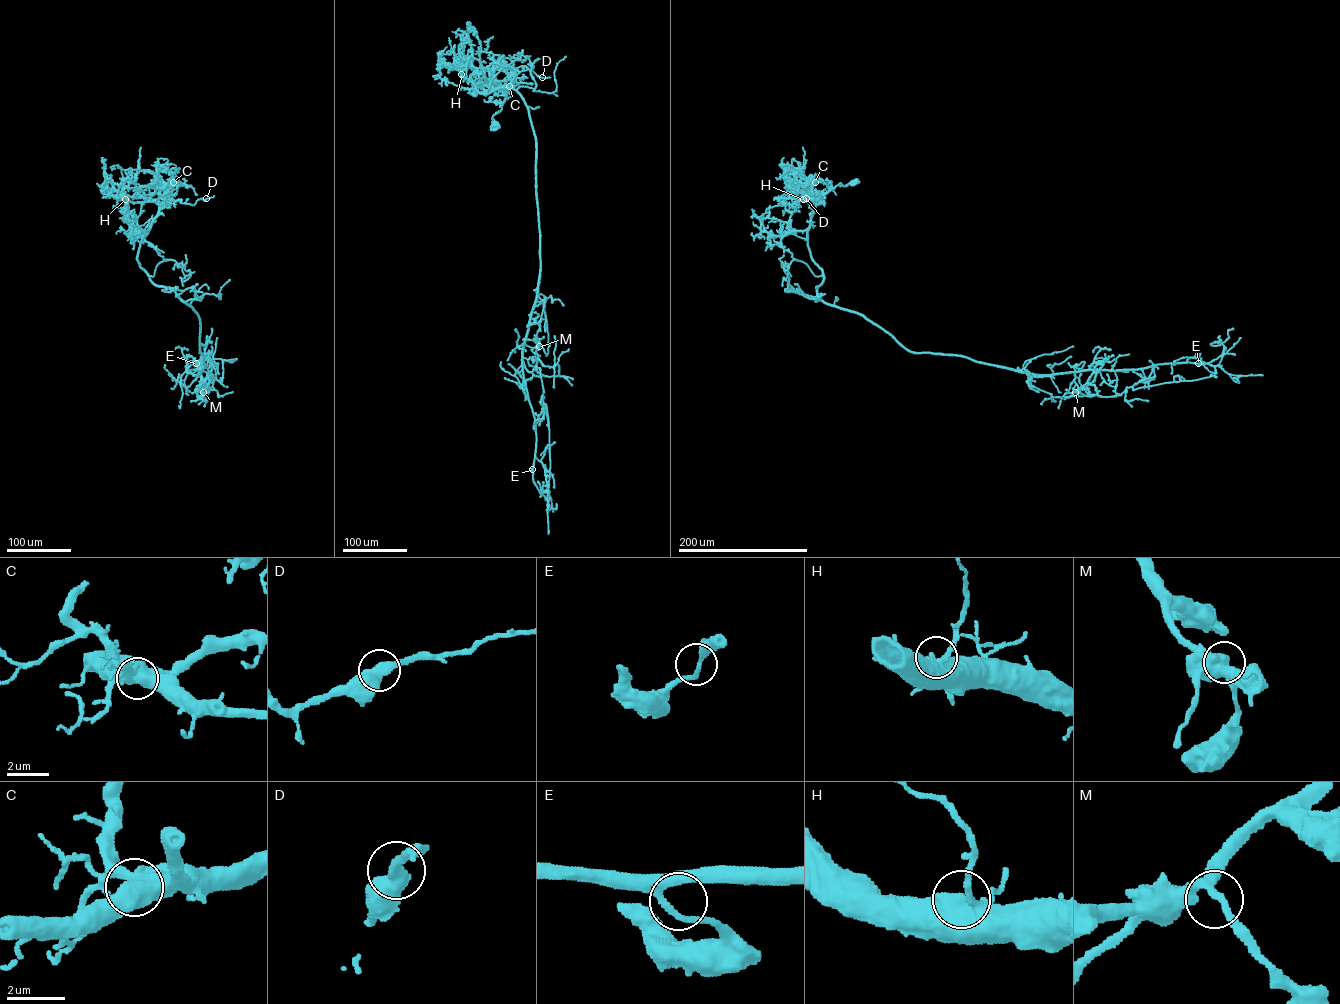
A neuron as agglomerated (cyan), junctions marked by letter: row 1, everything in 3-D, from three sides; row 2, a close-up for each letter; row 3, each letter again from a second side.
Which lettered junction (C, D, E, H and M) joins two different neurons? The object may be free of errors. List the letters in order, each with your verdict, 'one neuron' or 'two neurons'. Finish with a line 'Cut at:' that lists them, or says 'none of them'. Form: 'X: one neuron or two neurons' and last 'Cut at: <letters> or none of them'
C: one neuron
D: one neuron
E: one neuron
H: one neuron
M: one neuron
Cut at: none of them

